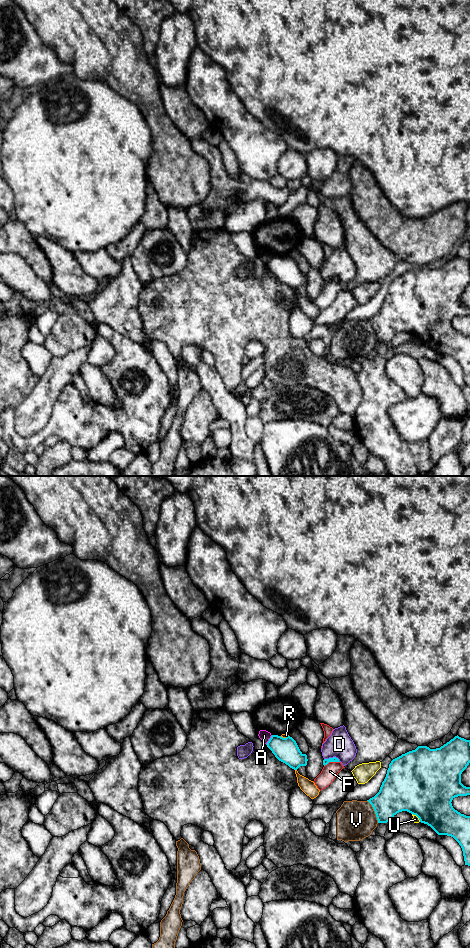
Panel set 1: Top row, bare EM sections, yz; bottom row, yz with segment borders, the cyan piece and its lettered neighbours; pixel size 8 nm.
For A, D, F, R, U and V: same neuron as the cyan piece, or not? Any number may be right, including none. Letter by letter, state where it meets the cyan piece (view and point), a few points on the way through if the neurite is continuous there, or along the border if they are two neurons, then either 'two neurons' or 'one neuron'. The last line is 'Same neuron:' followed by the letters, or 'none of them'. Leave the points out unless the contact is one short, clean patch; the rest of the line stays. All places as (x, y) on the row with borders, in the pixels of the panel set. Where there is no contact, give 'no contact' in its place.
A: meets cyan in yz at (269, 740); border along yz (272, 735), (266, 744); two neurons
D: meets cyan in yz at (332, 758); two neurons
F: meets cyan in yz at (331, 761); two neurons
R: meets cyan in yz at (284, 738); border along yz (288, 735), (285, 737), (280, 736); two neurons
U: meets cyan in yz at (417, 816); two neurons
V: meets cyan in yz at (374, 810); two neurons
Same neuron: none of them

